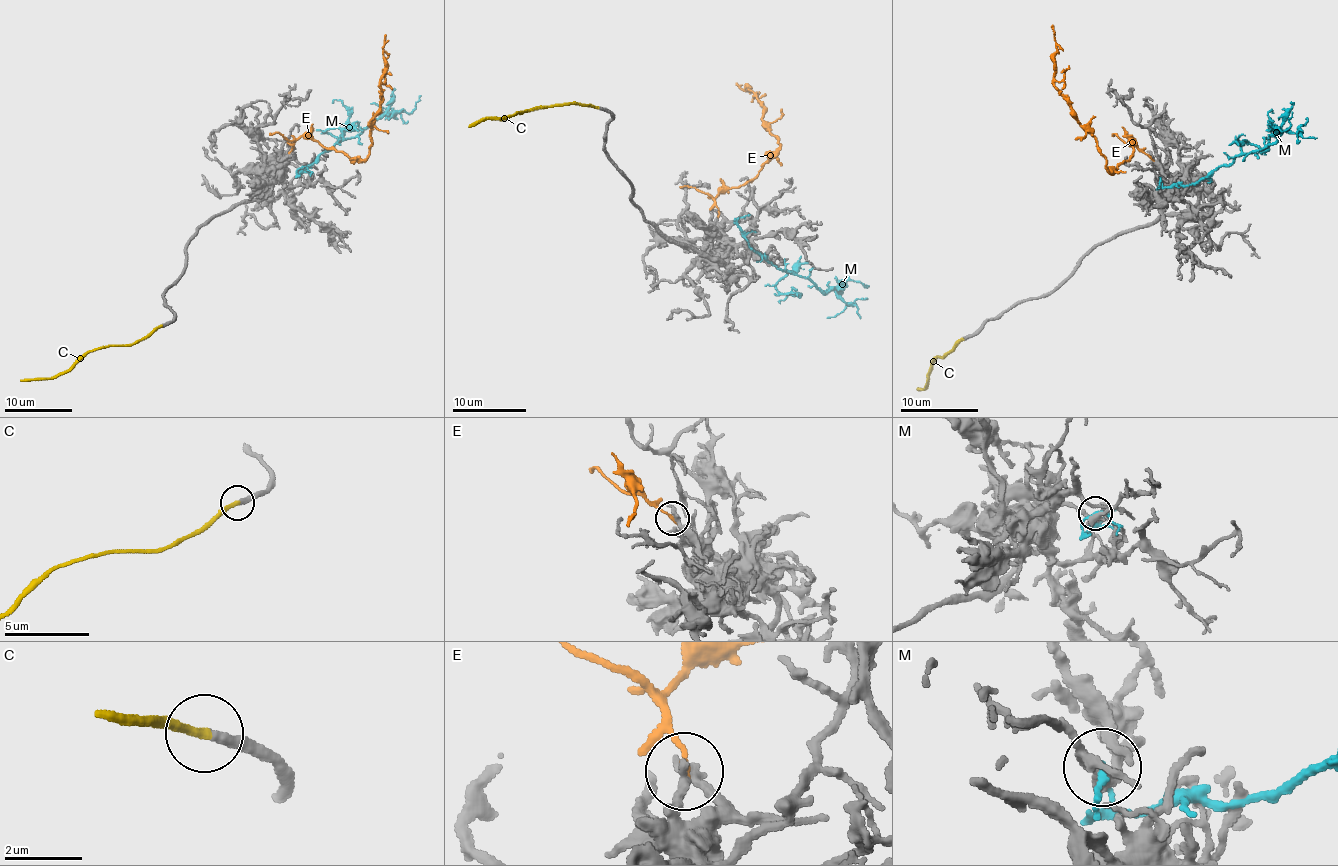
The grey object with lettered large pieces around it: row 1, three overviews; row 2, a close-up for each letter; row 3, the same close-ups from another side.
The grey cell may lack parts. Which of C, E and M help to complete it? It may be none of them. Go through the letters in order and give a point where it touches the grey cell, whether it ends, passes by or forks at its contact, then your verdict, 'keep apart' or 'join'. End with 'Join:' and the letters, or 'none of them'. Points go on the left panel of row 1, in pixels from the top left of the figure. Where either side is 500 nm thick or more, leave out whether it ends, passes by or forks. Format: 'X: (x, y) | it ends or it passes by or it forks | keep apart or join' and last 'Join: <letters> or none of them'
C: (161, 326) | it ends | join
E: (291, 150) | it ends | keep apart
M: (302, 167) | it passes by | keep apart
Join: C

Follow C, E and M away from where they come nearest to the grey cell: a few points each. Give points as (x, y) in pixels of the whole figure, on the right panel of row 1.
C: (963, 338), (943, 357), (933, 357), (928, 382), (924, 389), (917, 388), (920, 389)
E: (1150, 156), (1132, 141), (1131, 155), (1109, 171), (1097, 140), (1079, 123), (1054, 84), (1057, 44), (1052, 24)
M: (1161, 178), (1165, 186), (1192, 184), (1237, 156), (1278, 140), (1275, 129), (1288, 128), (1292, 113)

